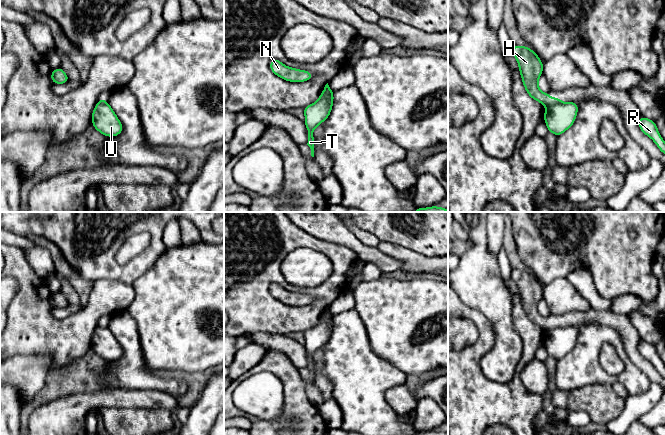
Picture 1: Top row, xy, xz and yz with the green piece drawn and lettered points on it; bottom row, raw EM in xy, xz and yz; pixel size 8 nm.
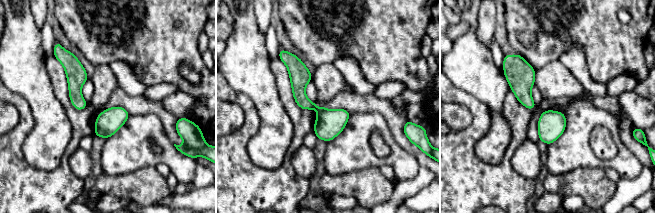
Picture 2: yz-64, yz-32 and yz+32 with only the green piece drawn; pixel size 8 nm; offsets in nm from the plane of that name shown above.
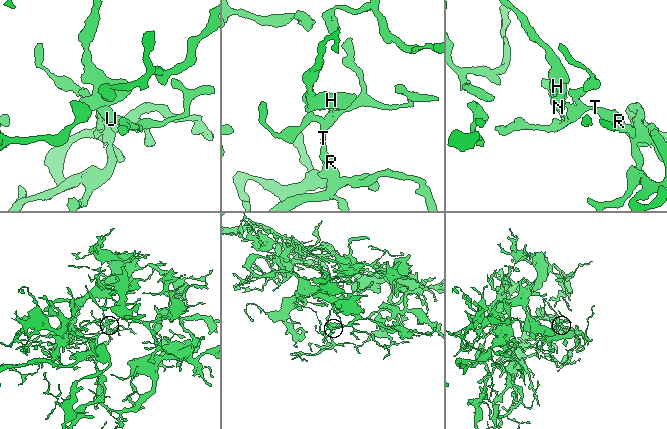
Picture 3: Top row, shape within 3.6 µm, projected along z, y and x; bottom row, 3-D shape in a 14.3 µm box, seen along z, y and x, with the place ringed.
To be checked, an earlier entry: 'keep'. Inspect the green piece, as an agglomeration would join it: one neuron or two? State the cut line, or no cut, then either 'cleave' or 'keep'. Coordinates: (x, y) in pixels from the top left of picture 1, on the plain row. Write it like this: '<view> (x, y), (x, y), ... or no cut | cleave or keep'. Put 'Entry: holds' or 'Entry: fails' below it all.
yz (560, 326), (549, 328), (546, 331) | cleave
Entry: fails

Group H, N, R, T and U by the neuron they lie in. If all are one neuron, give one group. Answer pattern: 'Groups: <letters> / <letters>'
Groups: H N / R T U

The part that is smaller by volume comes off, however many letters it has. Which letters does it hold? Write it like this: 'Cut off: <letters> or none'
Cut off: R, T, U

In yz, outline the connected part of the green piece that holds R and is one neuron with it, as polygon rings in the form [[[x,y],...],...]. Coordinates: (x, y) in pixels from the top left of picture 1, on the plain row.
[[[640,340],[638,343],[638,350],[645,359],[654,365],[659,374],[665,378],[665,365],[662,363],[656,351],[656,346],[654,344]]]

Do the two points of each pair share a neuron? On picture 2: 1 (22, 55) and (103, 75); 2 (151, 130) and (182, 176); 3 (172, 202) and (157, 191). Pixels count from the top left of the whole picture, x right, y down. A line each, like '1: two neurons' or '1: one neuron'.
1: two neurons
2: one neuron
3: two neurons

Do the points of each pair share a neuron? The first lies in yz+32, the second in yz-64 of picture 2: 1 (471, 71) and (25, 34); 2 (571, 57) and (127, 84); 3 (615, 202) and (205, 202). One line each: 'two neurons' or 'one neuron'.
1: one neuron
2: one neuron
3: two neurons

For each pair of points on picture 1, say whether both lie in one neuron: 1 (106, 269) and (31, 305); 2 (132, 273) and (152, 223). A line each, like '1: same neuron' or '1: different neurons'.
1: different neurons
2: same neuron

